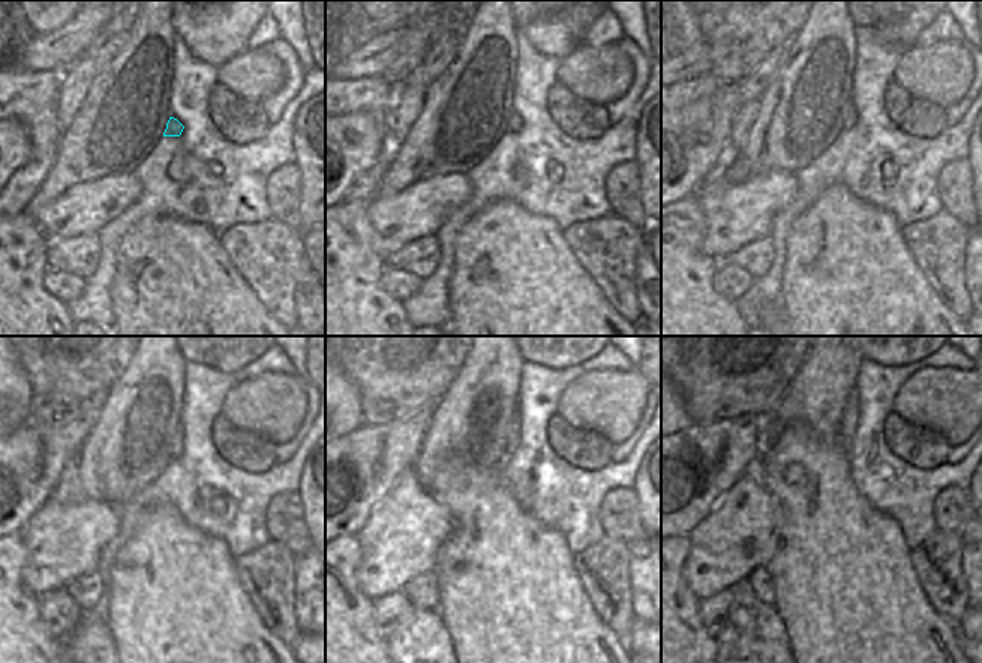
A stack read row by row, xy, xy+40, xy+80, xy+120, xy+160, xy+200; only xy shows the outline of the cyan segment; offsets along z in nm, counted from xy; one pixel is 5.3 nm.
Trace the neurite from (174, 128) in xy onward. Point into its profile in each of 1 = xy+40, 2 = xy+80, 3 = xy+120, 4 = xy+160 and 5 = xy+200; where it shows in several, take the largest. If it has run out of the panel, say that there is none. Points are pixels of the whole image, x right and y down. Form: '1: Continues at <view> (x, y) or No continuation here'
1: Continues at xy+40 (514, 122)
2: Continues at xy+80 (850, 117)
3: Continues at xy+120 (176, 441)
4: Continues at xy+160 (513, 437)
5: Continues at xy+200 (850, 414)

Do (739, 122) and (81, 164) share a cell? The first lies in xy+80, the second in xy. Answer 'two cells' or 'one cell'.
two cells

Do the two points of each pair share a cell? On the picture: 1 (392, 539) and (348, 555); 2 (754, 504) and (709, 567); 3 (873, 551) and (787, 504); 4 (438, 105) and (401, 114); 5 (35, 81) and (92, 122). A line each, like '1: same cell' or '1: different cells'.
1: different cells
2: same cell
3: same cell
4: different cells
5: different cells

